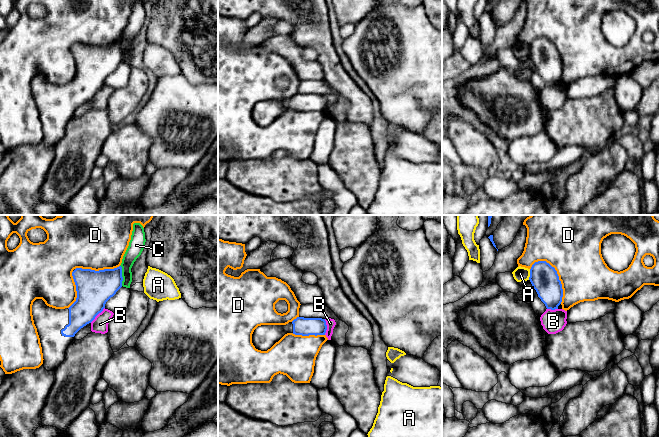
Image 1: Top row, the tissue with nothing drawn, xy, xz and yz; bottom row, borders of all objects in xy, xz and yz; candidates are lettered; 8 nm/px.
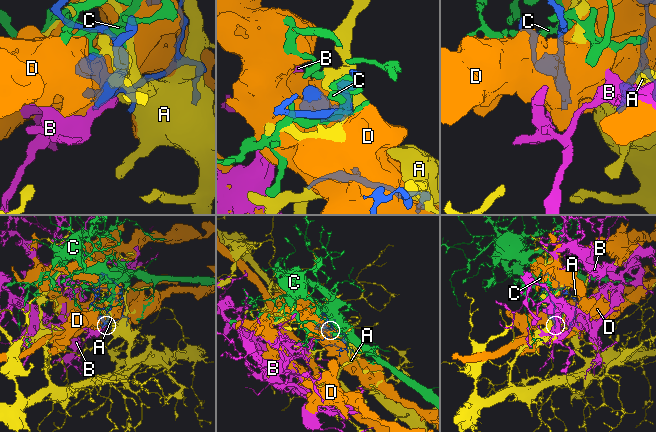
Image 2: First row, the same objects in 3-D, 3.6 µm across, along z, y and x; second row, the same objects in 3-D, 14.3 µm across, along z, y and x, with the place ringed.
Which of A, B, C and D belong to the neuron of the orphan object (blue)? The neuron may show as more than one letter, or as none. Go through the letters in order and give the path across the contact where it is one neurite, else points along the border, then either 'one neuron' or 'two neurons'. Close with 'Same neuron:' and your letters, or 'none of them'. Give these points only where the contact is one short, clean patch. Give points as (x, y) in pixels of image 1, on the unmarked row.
A: two neurons
B: border xy (104, 83), (90, 98); two neurons
C: two neurons
D: two neurons
Same neuron: none of them

